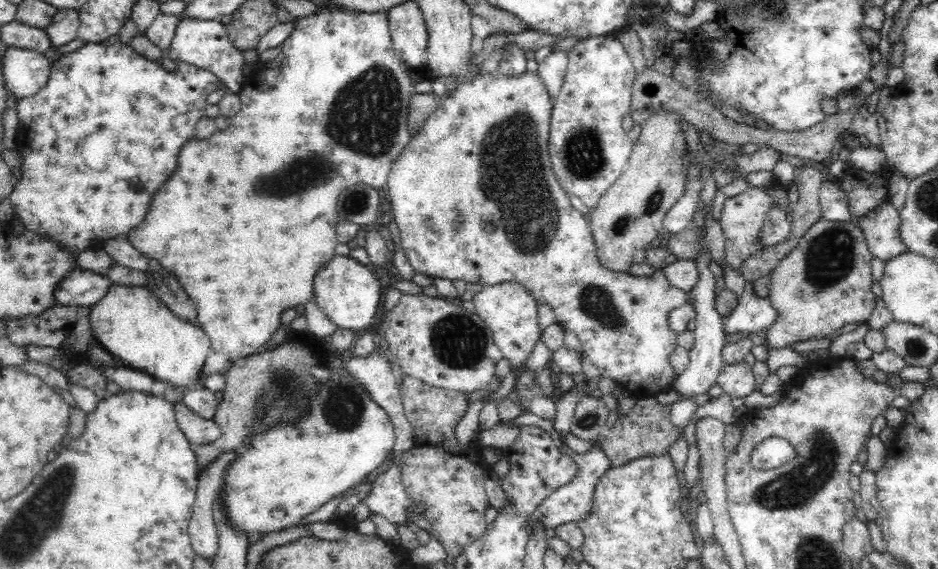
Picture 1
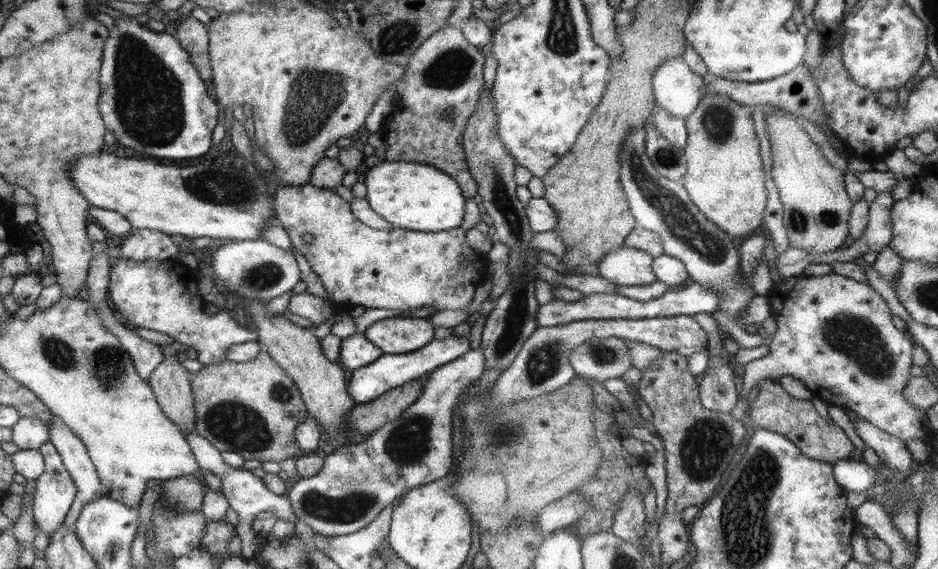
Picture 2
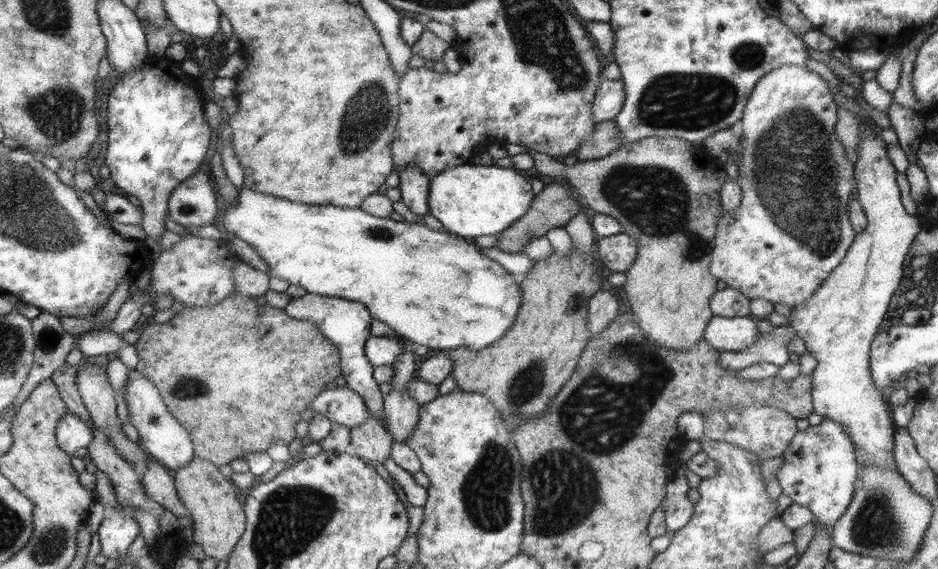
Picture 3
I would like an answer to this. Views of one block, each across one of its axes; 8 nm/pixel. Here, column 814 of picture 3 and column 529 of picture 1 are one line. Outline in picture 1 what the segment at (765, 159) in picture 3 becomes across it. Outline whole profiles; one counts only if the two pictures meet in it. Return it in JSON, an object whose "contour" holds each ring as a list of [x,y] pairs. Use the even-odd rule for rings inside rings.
{"contour":[[[526,72],[520,78],[518,76],[492,78],[488,74],[480,74],[476,80],[458,86],[456,92],[452,92],[450,96],[444,96],[442,104],[424,122],[424,128],[412,138],[412,142],[404,148],[404,152],[392,164],[392,172],[390,172],[390,178],[386,184],[394,222],[400,230],[402,250],[406,252],[406,258],[412,264],[412,268],[416,270],[416,274],[420,272],[420,274],[428,274],[430,278],[464,280],[468,284],[474,282],[474,284],[482,284],[484,288],[498,286],[504,282],[520,284],[522,288],[526,288],[526,292],[530,292],[530,296],[534,296],[534,302],[538,306],[548,304],[554,310],[556,322],[564,330],[572,330],[580,338],[584,356],[598,368],[598,372],[604,378],[614,380],[624,392],[630,392],[630,396],[634,396],[634,398],[656,396],[662,390],[670,390],[678,378],[678,374],[674,374],[670,360],[668,360],[670,354],[678,348],[678,334],[674,334],[674,330],[670,328],[668,314],[688,302],[688,292],[674,288],[674,284],[670,284],[670,280],[666,280],[662,270],[656,270],[652,276],[644,276],[640,280],[634,274],[630,276],[628,272],[622,272],[622,274],[612,272],[598,262],[600,258],[598,258],[598,248],[596,248],[596,242],[594,242],[594,236],[590,230],[590,220],[572,208],[572,198],[568,196],[568,192],[564,192],[564,188],[560,186],[560,182],[554,174],[554,168],[552,168],[552,160],[550,160],[552,110],[554,110],[554,106],[550,104],[550,98],[548,98],[548,92],[546,92],[542,80],[538,78],[538,74],[530,74],[530,72]]]}

